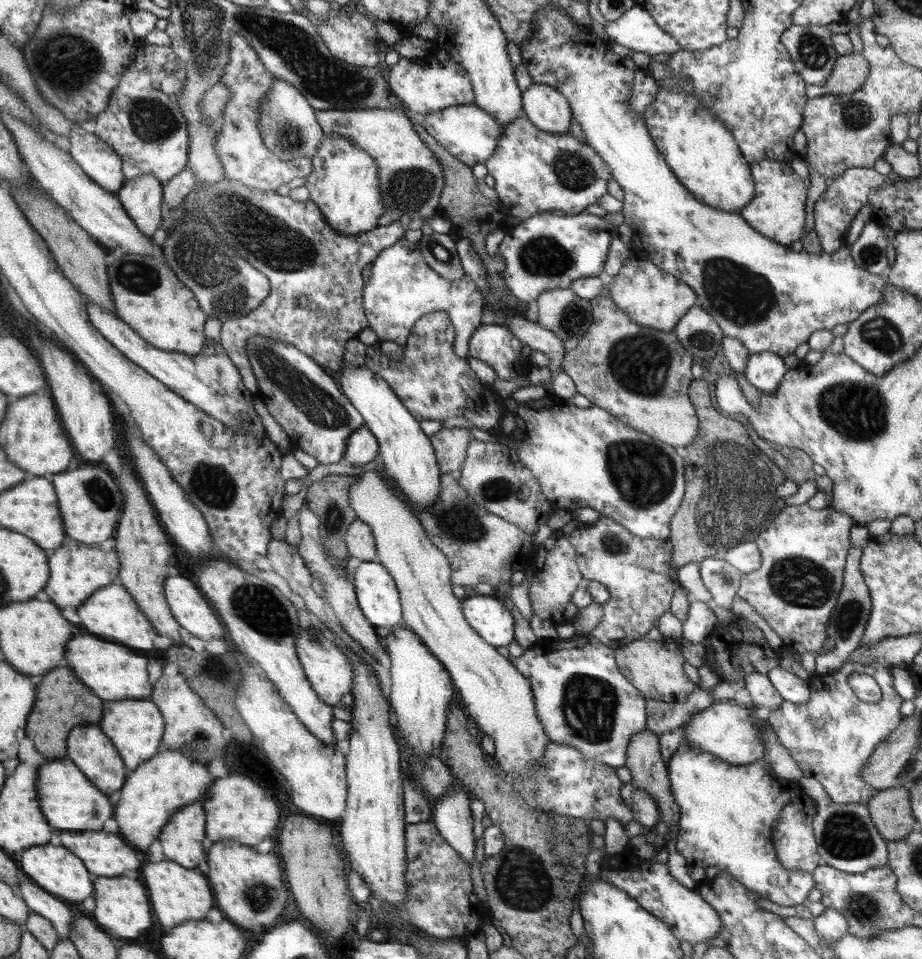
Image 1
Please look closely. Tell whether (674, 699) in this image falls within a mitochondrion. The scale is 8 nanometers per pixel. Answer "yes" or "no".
no

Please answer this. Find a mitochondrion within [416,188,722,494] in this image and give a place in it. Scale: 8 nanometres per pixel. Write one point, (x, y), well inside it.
(640, 363)

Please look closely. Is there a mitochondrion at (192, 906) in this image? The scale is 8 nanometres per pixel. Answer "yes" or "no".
no

